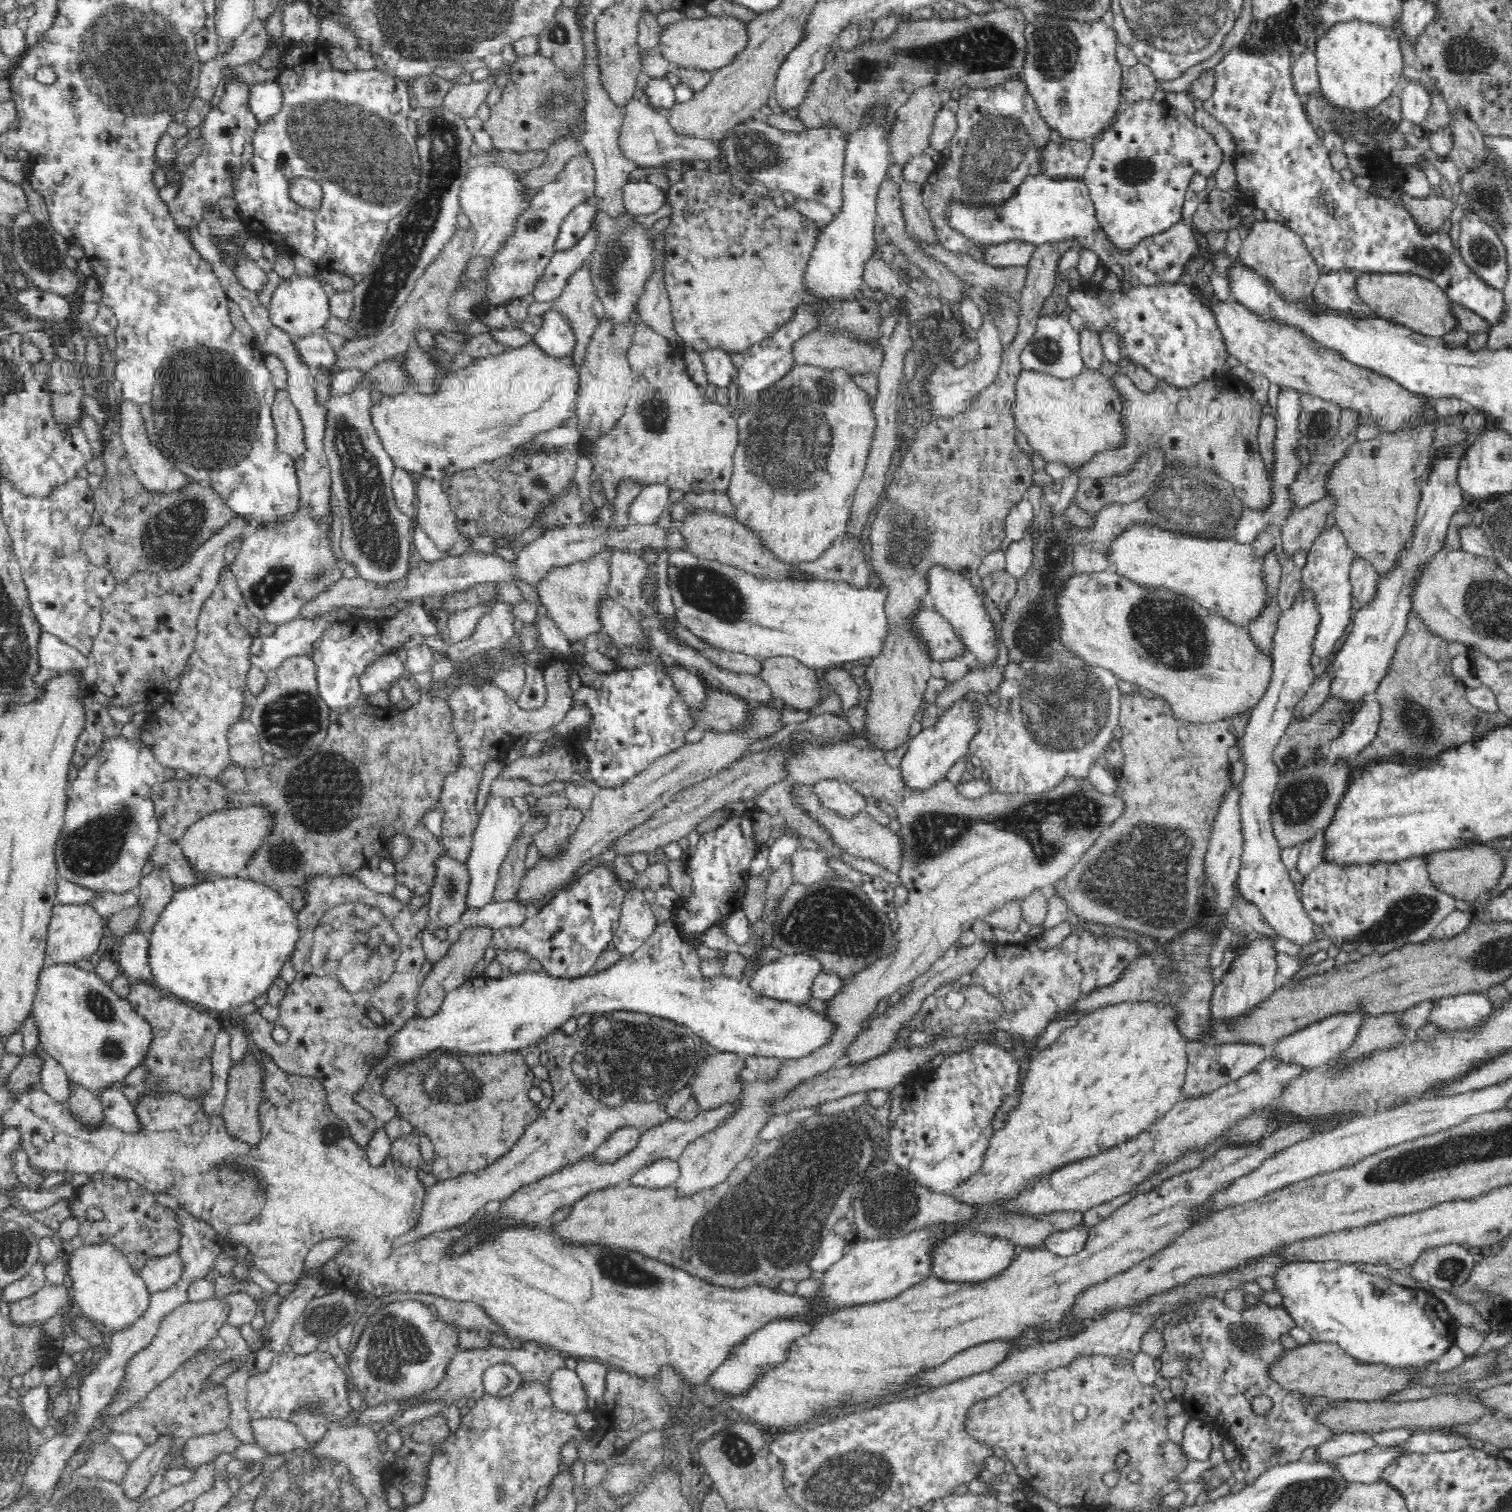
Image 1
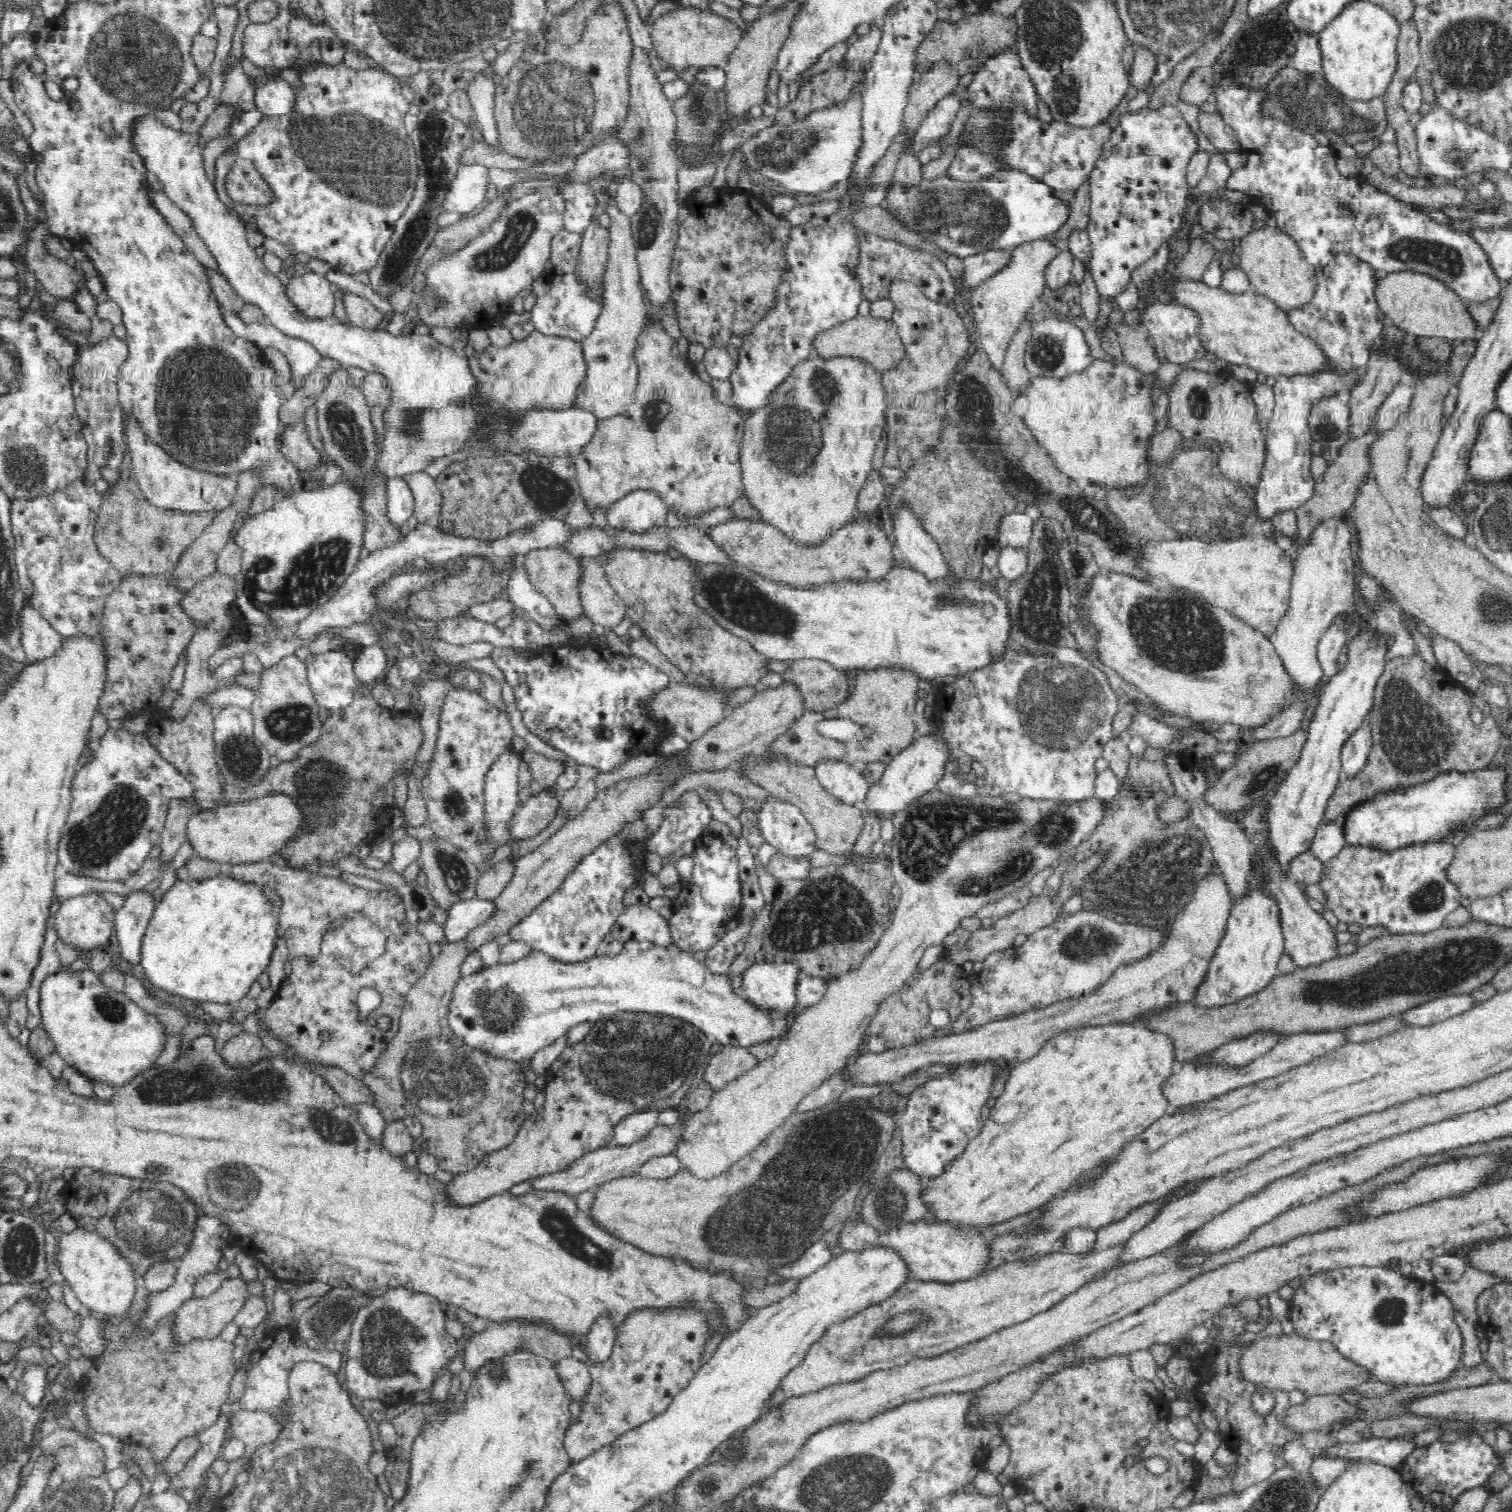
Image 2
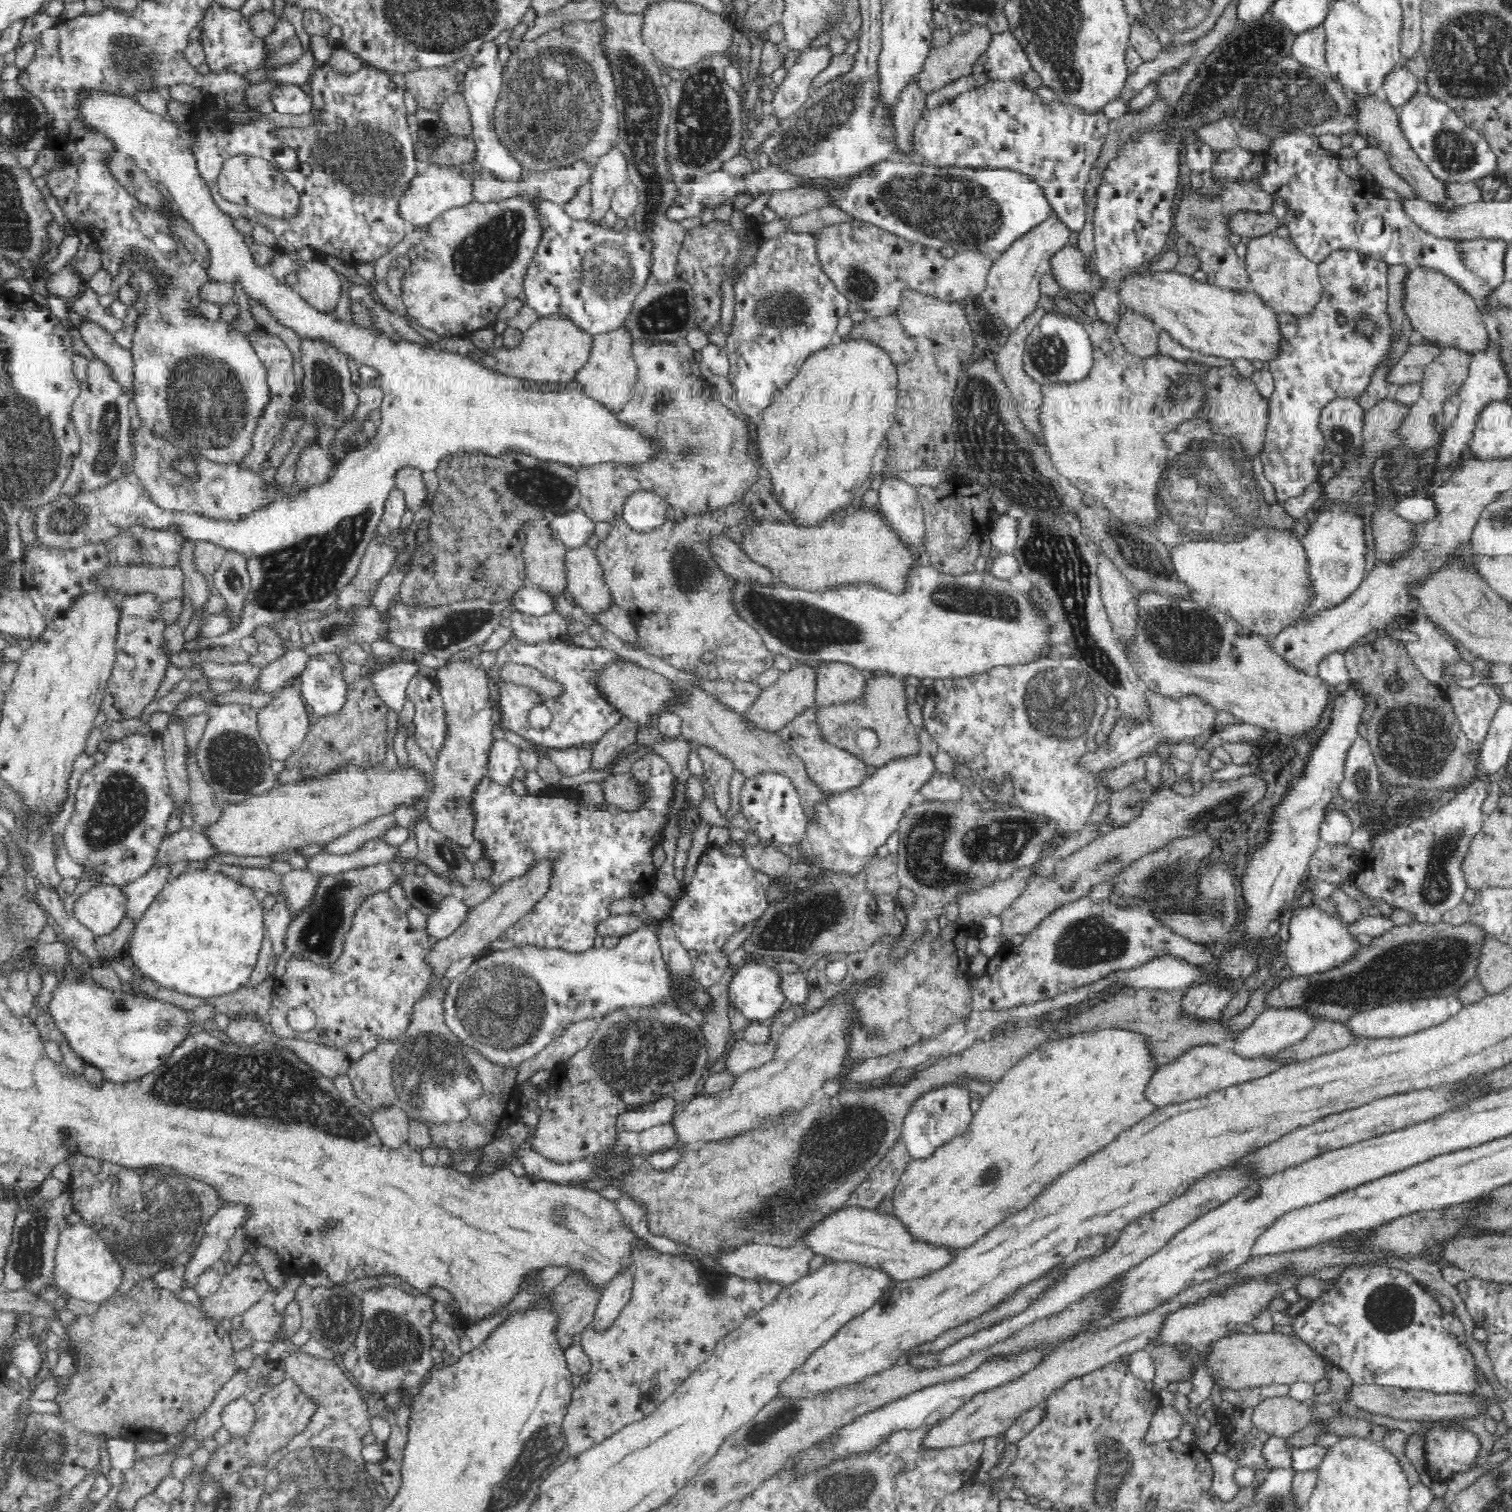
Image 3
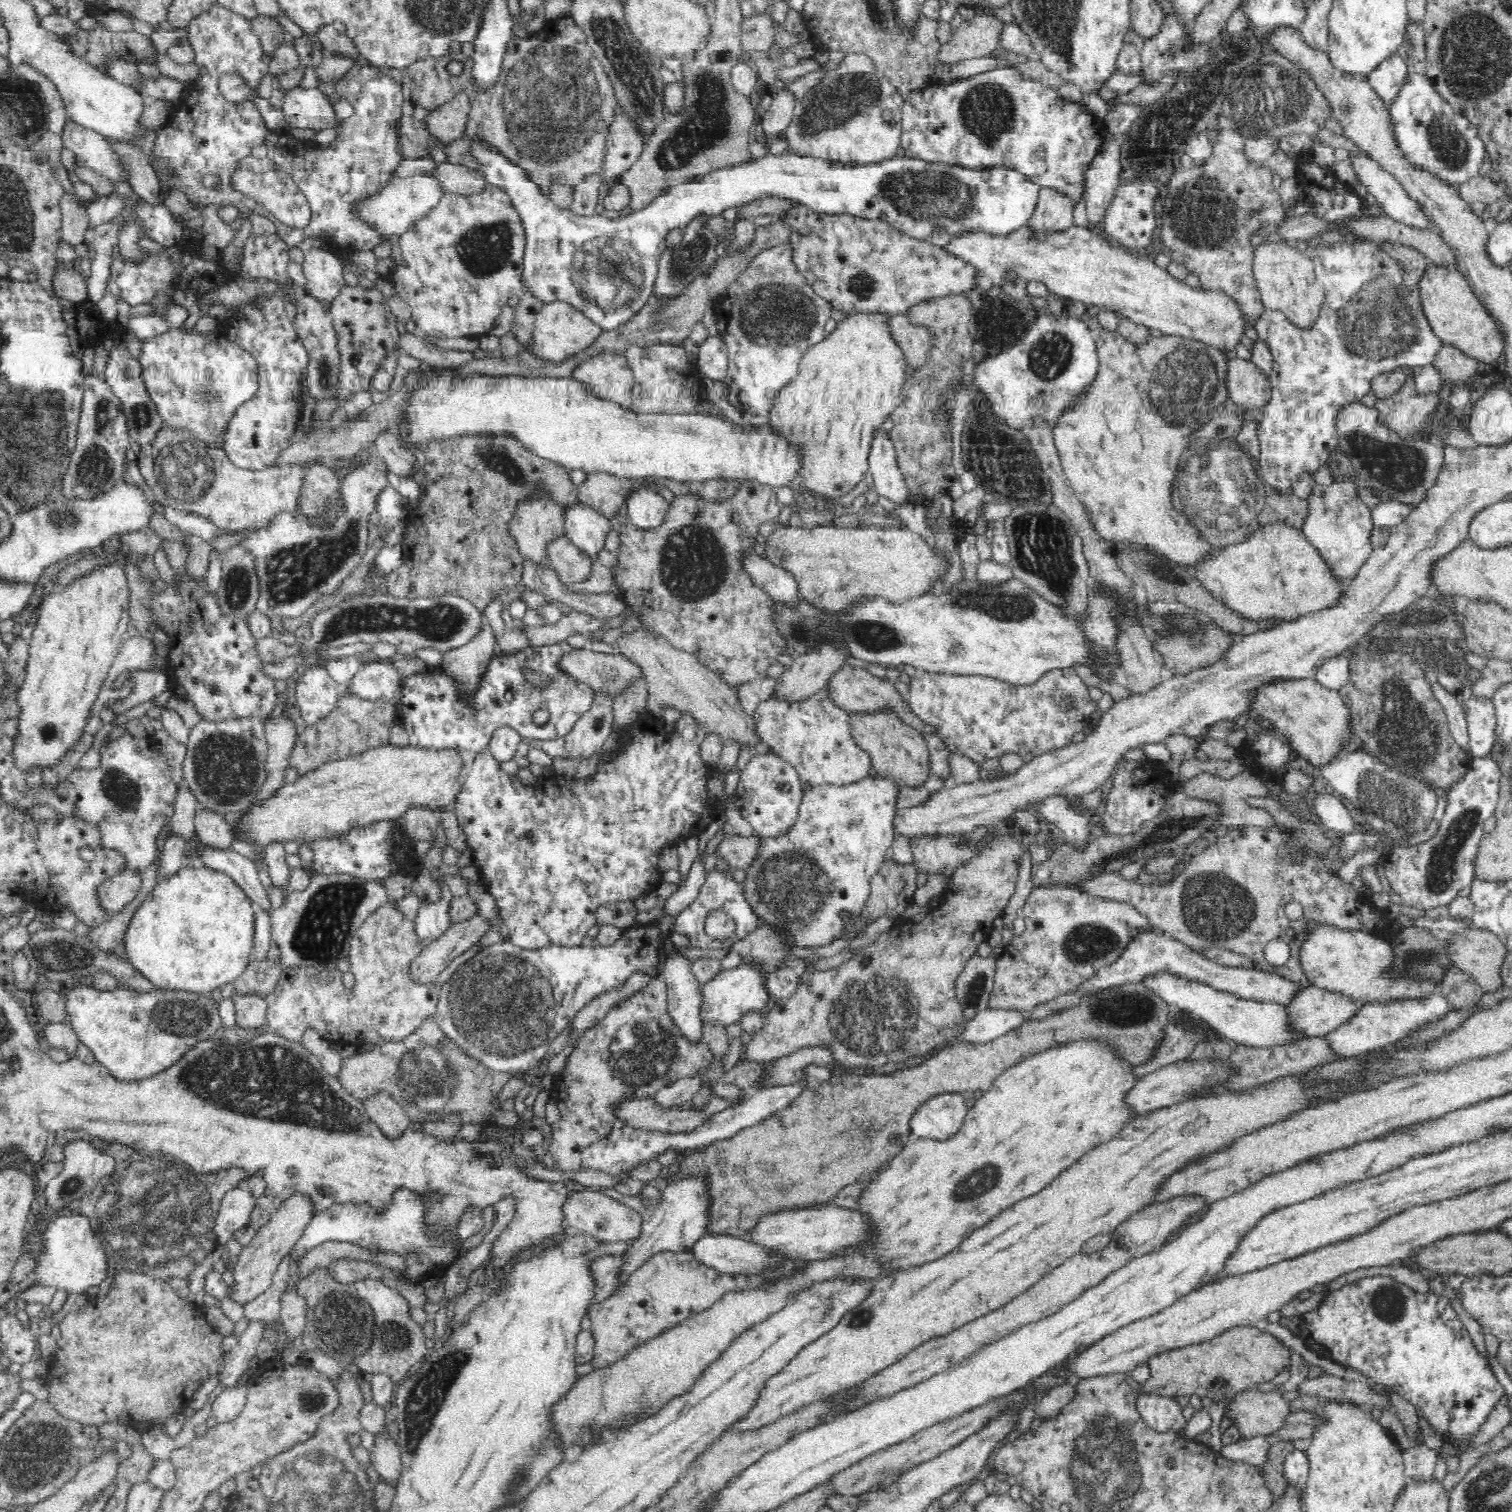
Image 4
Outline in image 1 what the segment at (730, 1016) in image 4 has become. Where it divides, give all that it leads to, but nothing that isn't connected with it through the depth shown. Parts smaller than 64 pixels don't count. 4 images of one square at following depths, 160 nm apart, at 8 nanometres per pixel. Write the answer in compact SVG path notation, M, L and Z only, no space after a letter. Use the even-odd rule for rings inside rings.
M781 955L771 964L760 965L748 986L756 995L767 999L804 1005L810 1000L810 986L820 973L820 963L813 957Z

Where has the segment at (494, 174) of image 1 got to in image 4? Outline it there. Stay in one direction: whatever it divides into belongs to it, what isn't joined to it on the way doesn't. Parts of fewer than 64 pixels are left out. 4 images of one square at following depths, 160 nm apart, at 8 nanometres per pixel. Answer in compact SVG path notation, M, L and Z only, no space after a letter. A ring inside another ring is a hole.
M428 174L392 176L382 188L354 200L349 210L354 214L354 218L377 232L380 239L387 241L391 237L399 238L405 233L413 220L424 216L425 212L438 202L442 192L439 184Z

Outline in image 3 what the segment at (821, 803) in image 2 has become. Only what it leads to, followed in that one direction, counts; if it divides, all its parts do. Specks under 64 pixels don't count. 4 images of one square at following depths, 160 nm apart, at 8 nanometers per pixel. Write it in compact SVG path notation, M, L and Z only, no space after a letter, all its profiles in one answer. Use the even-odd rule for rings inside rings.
M690 683L676 686L675 697L666 701L658 711L650 713L648 726L658 726L666 713L676 714L681 719L682 734L699 745L713 748L728 757L734 763L735 769L745 778L760 771L776 771L790 777L800 794L800 800L808 818L813 804L824 798L825 793L807 777L802 761L786 743L774 732L756 727L744 713L738 713L726 706L718 696L706 691L702 684Z

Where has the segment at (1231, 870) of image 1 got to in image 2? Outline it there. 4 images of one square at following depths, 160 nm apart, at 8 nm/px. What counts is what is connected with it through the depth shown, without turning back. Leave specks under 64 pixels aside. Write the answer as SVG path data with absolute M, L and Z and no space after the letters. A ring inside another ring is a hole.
M1211 871L1194 891L1191 901L1178 914L1176 922L1168 930L1167 942L1138 963L1118 967L1113 976L1090 995L1070 997L1048 1007L1000 1018L977 1026L964 1034L942 1032L932 1039L916 1044L886 1050L882 1054L868 1051L859 1053L855 1062L846 1071L852 1075L854 1084L892 1084L900 1082L908 1073L932 1065L956 1066L970 1062L986 1062L1003 1058L1024 1062L1038 1054L1040 1047L1058 1033L1077 1031L1078 1028L1106 1026L1114 1023L1132 1023L1134 1018L1164 1008L1175 1002L1192 1001L1194 990L1202 984L1203 977L1218 942L1224 937L1233 899L1230 891L1218 874Z

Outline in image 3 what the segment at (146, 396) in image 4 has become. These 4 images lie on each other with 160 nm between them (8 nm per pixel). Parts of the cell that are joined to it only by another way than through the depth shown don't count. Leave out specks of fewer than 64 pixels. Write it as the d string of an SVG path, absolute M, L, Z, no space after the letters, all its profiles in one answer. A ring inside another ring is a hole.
M82 321L79 325L82 340L92 350L95 358L108 368L109 375L121 387L129 400L134 396L134 357L131 349L126 349L114 340L111 333L91 321Z

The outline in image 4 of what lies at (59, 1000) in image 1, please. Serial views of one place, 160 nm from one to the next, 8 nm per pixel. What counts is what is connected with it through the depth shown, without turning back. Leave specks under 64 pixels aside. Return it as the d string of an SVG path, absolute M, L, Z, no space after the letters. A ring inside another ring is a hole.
M76 982L70 985L68 994L66 994L66 1012L68 1017L68 1022L74 1027L74 1031L78 1035L79 1041L85 1042L86 1046L89 1046L91 1052L94 1054L96 1061L100 1062L112 1075L118 1077L119 1079L145 1079L152 1077L162 1071L169 1070L174 1064L178 1064L185 1055L197 1048L204 1042L204 1040L210 1040L222 1030L222 1018L220 1018L220 1012L218 1012L218 1000L210 998L209 994L204 995L196 992L188 992L184 990L173 990L173 989L154 989L150 990L148 994L146 992L135 992L130 987L115 989L112 992L102 992L96 990L94 987L86 987L80 982Z

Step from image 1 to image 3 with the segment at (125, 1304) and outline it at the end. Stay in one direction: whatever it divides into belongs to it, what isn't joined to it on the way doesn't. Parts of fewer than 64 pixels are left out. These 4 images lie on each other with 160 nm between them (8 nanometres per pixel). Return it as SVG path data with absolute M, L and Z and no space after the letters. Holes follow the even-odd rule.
M85 1223L69 1224L59 1233L52 1271L53 1286L69 1294L71 1298L100 1303L116 1294L121 1284L121 1265L114 1260L113 1253L101 1239L101 1235Z

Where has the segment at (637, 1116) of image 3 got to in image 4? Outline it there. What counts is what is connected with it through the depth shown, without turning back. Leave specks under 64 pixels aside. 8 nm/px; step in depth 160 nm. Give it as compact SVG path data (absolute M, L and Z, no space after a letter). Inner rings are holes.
M694 1074L689 1077L682 1077L670 1086L662 1088L653 1097L653 1100L664 1105L664 1107L686 1107L690 1104L692 1096L702 1088L706 1088L706 1082L702 1080L699 1074Z

